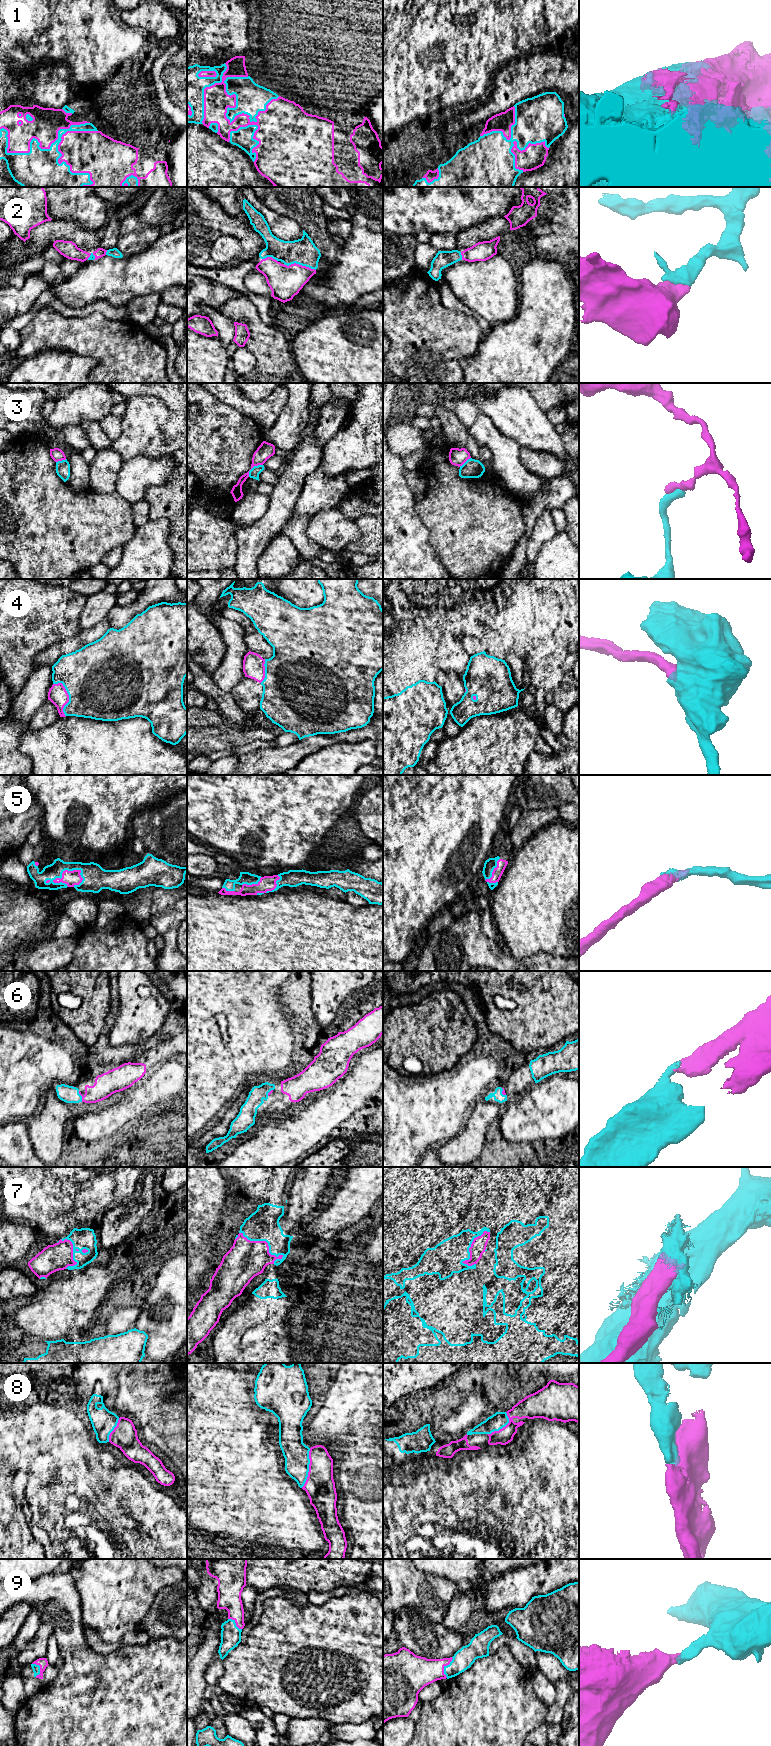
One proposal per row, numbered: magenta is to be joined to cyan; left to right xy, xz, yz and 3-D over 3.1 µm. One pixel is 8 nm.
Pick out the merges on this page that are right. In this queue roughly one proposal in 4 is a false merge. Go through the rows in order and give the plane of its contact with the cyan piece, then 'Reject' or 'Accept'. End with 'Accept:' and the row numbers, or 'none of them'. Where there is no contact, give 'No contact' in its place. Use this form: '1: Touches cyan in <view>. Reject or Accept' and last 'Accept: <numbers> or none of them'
1: Touches cyan in xy. Accept
2: Touches cyan in xz. Accept
3: Touches cyan in xz. Reject
4: Touches cyan in xy. Accept
5: Touches cyan in xy. Accept
6: Touches cyan in xy. Accept
7: Touches cyan in xz. Reject
8: Touches cyan in xz. Accept
9: Touches cyan in yz. Accept
Accept: 1, 2, 4, 5, 6, 8, 9

